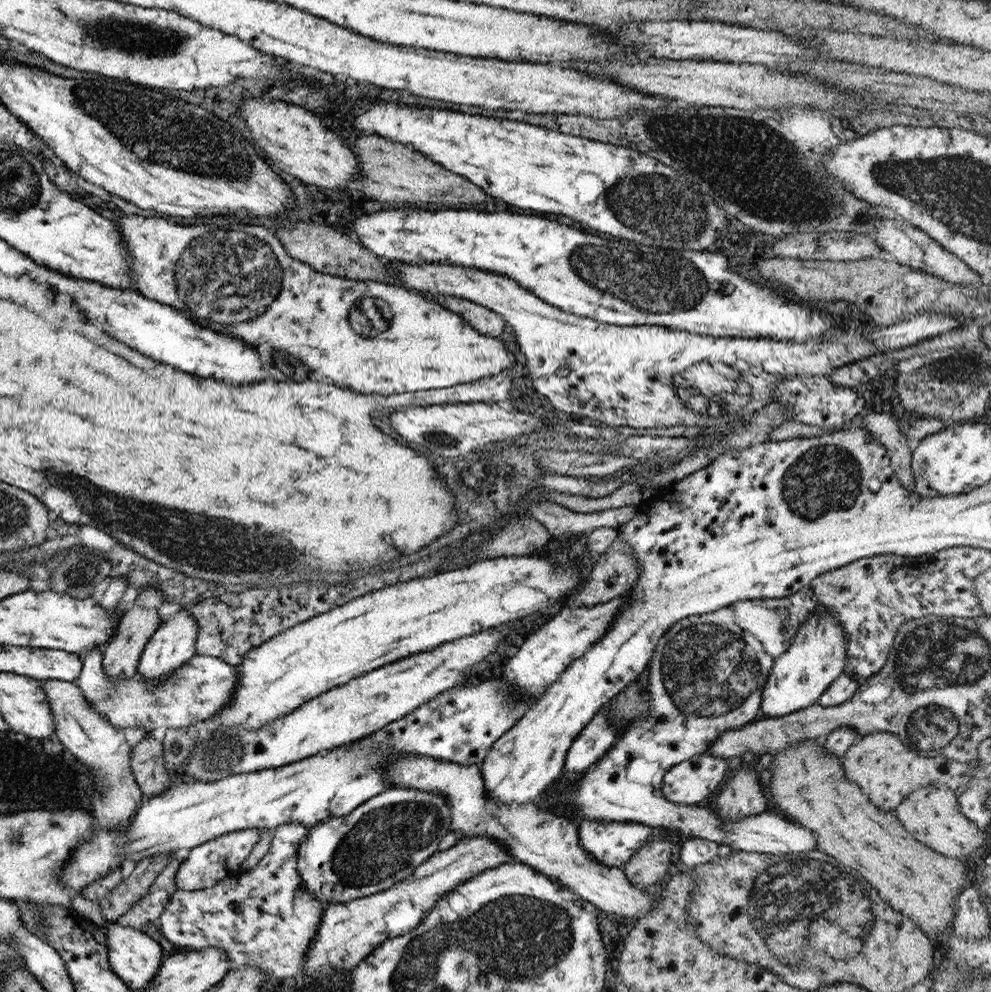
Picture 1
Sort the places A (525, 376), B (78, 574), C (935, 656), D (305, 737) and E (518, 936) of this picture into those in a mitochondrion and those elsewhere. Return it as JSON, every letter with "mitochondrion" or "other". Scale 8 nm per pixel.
{"A":"other","B":"mitochondrion","C":"mitochondrion","D":"other","E":"mitochondrion"}

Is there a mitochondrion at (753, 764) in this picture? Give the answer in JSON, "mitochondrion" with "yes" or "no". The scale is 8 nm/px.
{"mitochondrion":"no"}

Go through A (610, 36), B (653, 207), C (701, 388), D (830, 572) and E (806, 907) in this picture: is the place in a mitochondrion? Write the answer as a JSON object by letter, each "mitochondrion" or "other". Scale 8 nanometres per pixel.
{"A":"other","B":"mitochondrion","C":"mitochondrion","D":"other","E":"mitochondrion"}

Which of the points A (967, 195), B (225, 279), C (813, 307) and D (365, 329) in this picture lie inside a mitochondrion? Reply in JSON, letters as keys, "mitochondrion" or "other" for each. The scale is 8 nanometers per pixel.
{"A":"mitochondrion","B":"mitochondrion","C":"other","D":"mitochondrion"}

